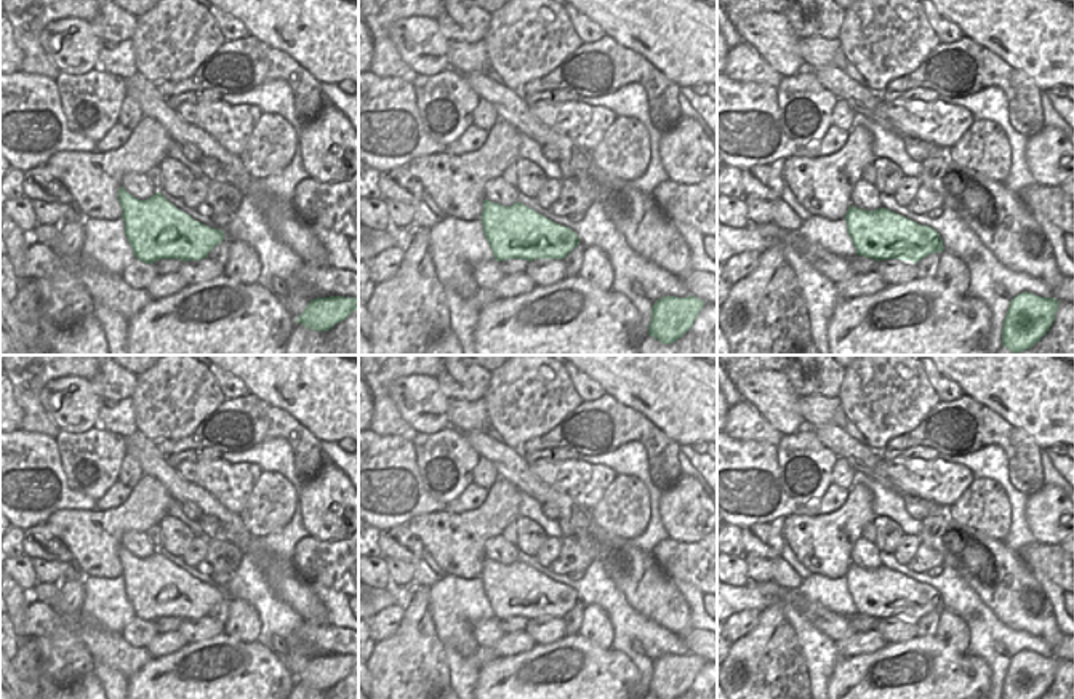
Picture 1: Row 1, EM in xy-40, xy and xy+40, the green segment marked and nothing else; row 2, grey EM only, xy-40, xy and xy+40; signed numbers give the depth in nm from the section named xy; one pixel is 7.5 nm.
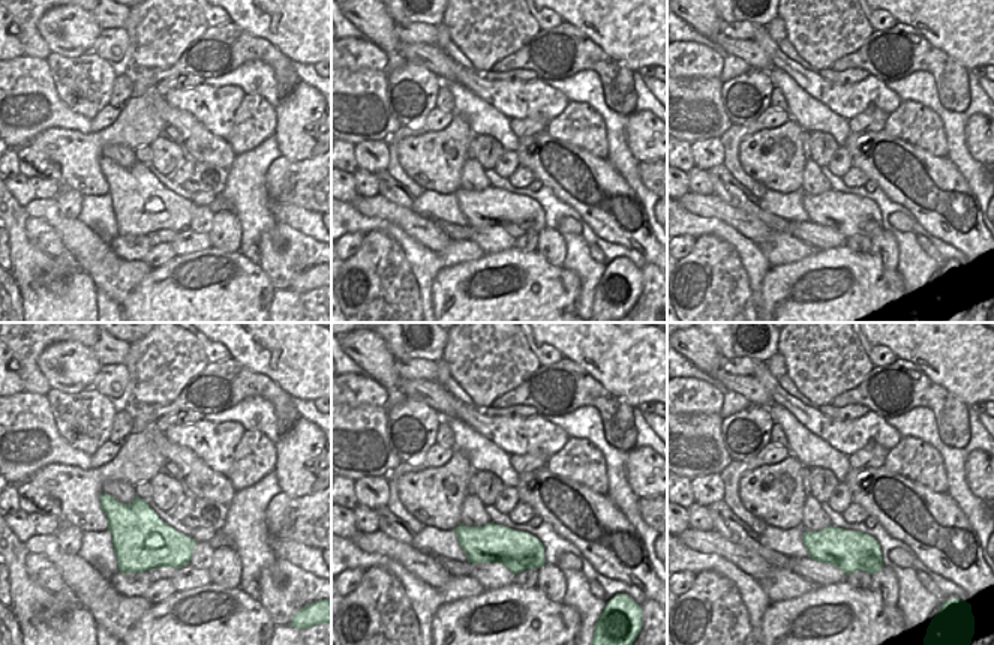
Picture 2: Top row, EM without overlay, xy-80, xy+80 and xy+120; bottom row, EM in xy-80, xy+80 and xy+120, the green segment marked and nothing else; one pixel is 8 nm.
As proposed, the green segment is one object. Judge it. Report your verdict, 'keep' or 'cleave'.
keep

